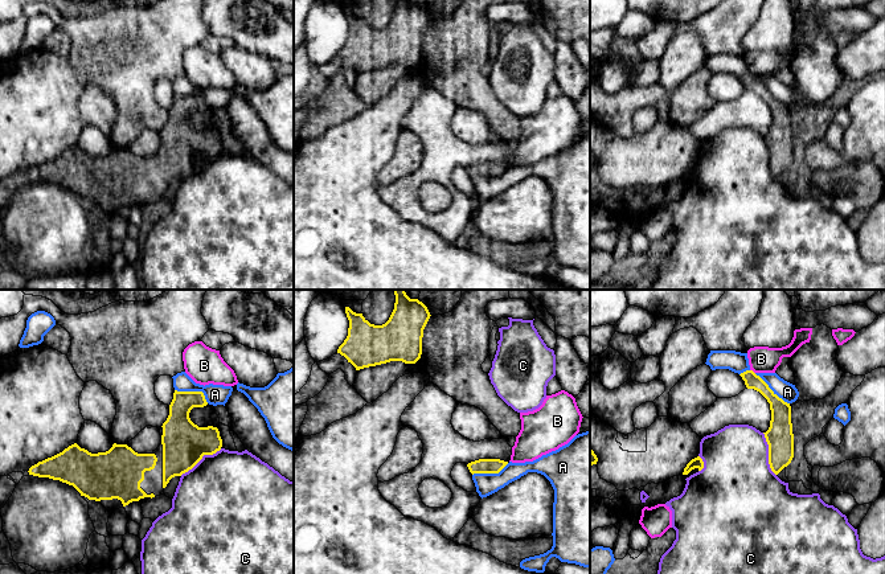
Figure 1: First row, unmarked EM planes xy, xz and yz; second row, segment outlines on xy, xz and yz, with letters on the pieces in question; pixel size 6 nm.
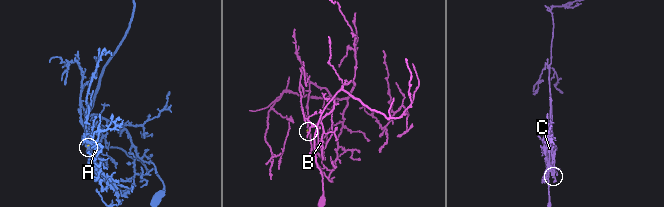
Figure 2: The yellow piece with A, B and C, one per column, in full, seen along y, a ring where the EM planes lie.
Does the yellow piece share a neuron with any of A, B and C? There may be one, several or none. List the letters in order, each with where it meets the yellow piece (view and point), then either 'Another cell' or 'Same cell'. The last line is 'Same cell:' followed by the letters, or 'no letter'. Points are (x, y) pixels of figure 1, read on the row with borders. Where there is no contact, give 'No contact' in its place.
A: Touches yellow at xy (193, 392). Another cell
B: Touches yellow at yz (753, 372). Another cell
C: Touches yellow at yz (769, 454). Another cell
Same cell: no letter

